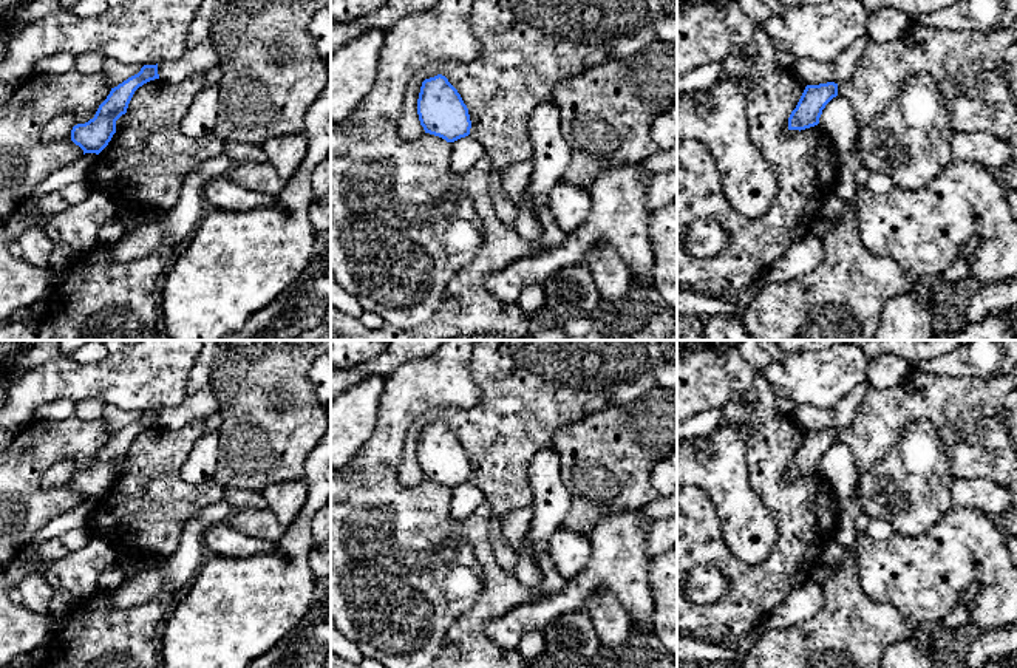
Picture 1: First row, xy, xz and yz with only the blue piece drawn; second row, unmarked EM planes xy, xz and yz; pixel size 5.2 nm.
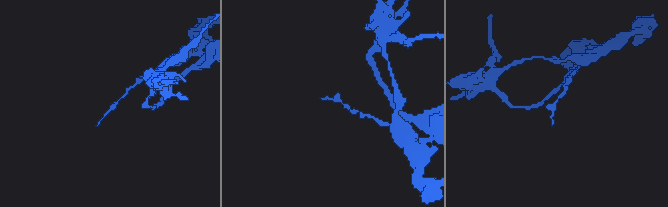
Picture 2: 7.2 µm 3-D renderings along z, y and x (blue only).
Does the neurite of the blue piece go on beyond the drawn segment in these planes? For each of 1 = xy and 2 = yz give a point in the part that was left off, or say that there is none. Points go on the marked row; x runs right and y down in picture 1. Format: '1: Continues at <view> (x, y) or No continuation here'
1: No continuation here
2: No continuation here

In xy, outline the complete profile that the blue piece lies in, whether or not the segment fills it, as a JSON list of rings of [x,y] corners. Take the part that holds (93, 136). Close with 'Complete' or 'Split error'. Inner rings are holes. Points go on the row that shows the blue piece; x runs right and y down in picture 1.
[[[158,63],[144,65],[138,74],[111,88],[93,119],[73,127],[71,141],[83,150],[83,155],[99,155],[108,145],[116,133],[116,121],[127,113],[134,91],[155,79],[159,79]]]. Complete

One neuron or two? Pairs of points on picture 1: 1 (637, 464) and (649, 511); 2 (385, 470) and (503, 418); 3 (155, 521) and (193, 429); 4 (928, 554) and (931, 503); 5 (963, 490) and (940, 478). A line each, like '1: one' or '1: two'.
1: two
2: two
3: one
4: two
5: two

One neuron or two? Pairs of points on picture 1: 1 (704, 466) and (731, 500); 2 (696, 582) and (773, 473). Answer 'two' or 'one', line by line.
1: one
2: two

